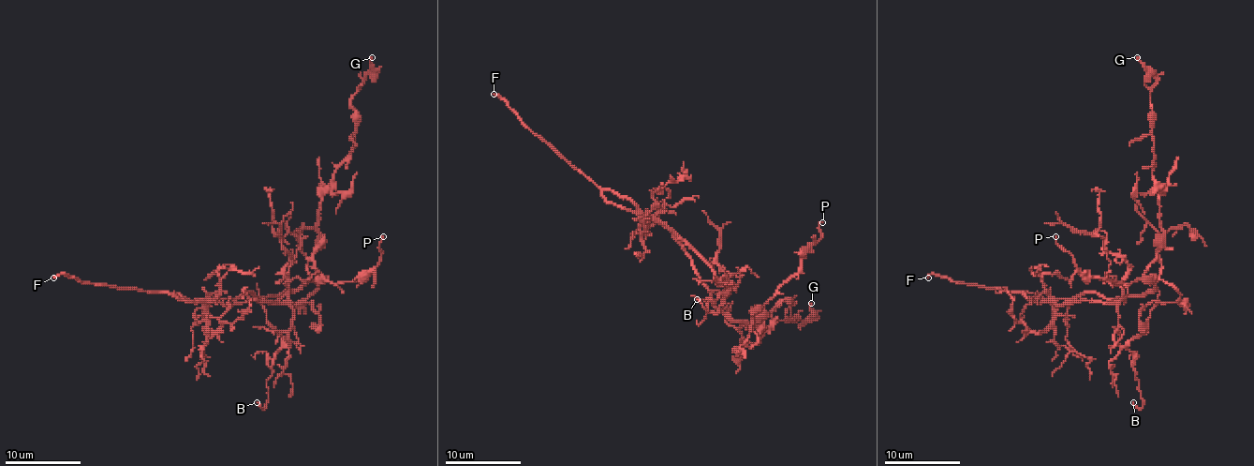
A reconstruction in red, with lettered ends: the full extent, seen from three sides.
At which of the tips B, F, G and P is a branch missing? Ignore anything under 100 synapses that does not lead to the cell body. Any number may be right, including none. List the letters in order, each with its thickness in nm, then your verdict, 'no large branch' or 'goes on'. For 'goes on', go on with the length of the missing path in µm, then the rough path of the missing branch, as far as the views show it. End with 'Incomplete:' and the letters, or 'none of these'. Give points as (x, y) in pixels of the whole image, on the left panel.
B: 120 nm | no large branch
F: 240 nm | goes on | 30 µm
G: 160 nm | no large branch
P: 140 nm | no large branch
Incomplete: F

